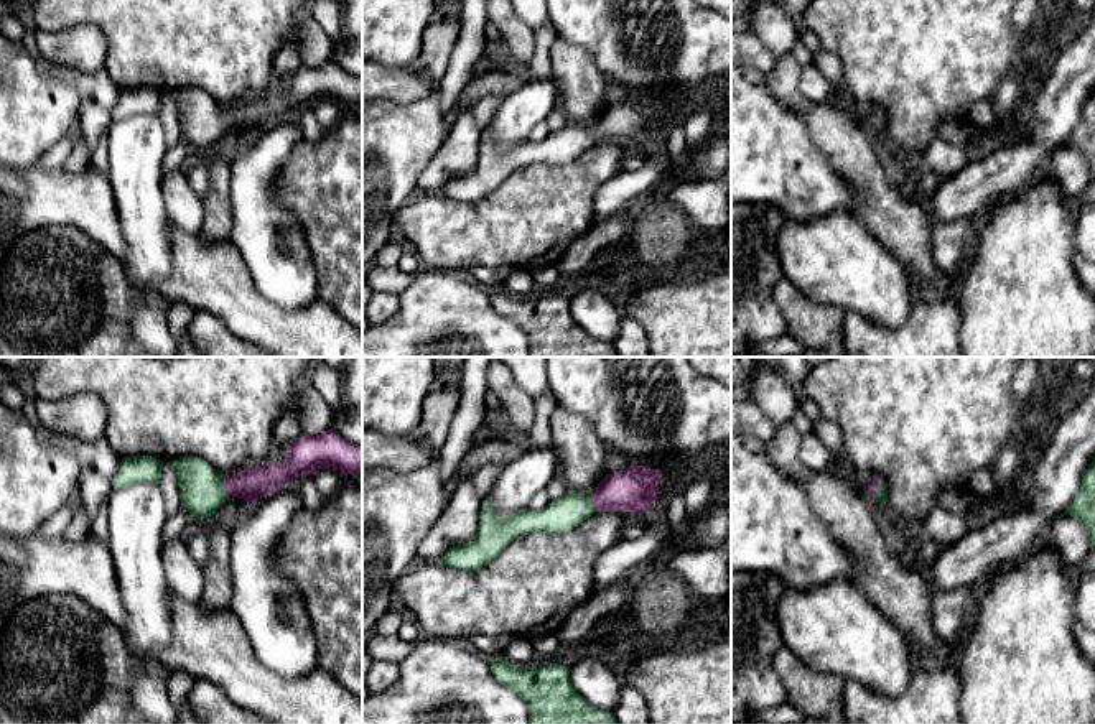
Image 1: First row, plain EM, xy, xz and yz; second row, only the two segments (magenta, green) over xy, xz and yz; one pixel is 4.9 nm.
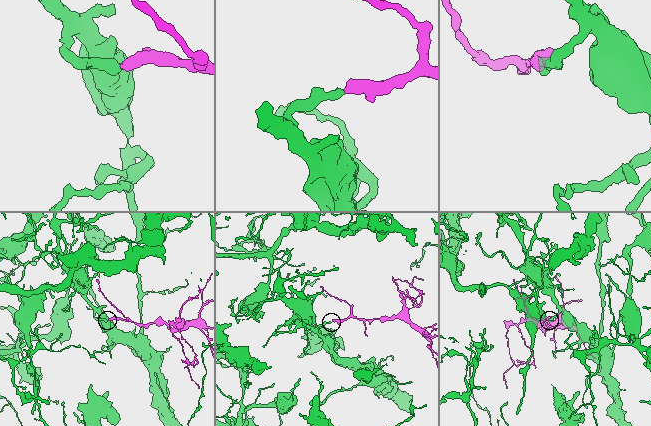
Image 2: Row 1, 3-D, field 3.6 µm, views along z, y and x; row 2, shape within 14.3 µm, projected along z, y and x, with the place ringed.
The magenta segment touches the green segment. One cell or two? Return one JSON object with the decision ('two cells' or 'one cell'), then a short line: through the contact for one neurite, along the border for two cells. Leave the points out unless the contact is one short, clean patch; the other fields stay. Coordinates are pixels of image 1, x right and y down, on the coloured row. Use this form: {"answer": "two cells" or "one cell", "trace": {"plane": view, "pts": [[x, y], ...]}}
{"answer": "one cell", "trace": {"plane": "xy", "pts": [[251, 484], [224, 486], [201, 487]]}}

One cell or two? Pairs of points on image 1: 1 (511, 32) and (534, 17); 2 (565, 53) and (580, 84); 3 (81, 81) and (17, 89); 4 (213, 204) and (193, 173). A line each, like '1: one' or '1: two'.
1: two
2: one
3: two
4: two

